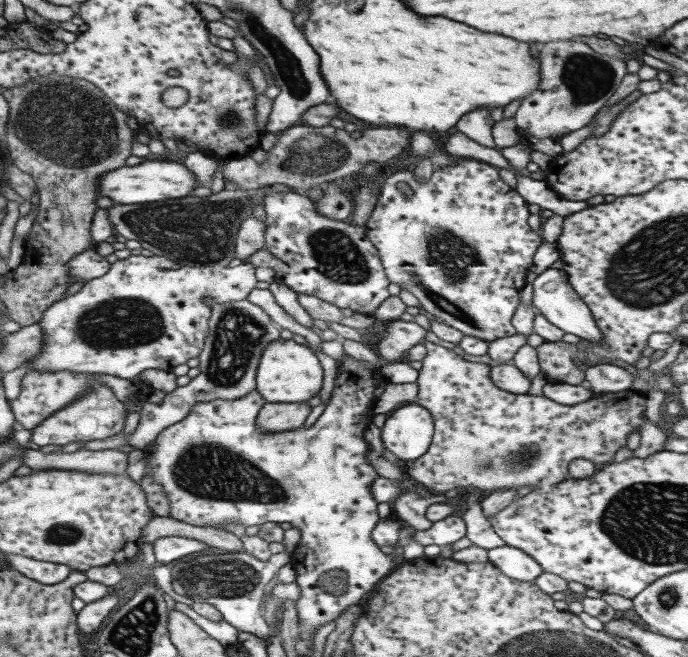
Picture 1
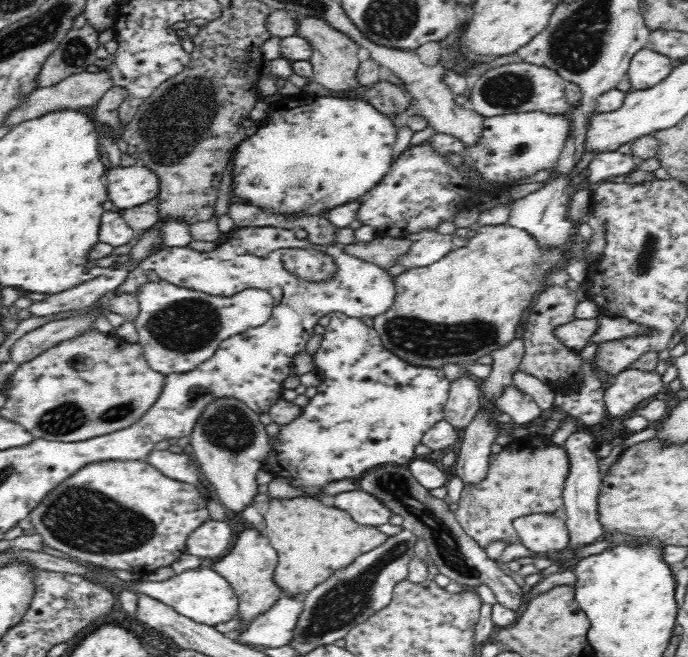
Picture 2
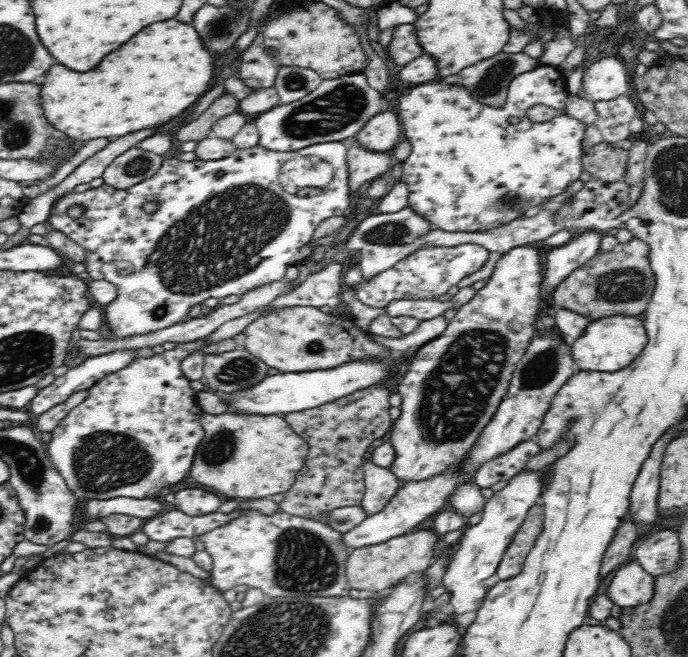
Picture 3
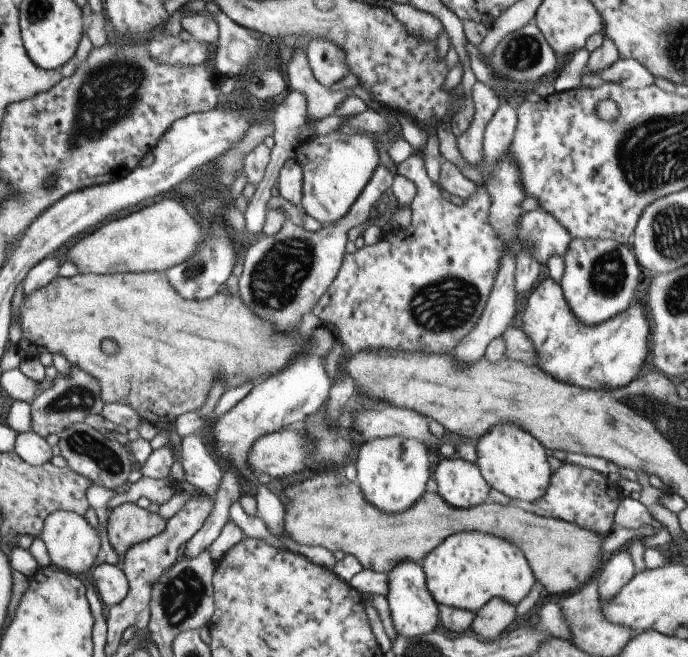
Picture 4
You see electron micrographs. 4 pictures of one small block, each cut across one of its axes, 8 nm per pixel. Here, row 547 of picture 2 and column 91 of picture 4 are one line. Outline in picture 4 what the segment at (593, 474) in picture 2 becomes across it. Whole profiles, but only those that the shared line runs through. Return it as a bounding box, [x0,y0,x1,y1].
[88,564,128,609]

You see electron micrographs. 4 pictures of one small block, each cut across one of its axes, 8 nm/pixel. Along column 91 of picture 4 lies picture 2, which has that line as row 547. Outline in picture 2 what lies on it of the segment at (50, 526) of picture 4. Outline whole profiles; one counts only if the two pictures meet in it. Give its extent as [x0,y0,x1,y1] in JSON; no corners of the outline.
[513,513,569,554]

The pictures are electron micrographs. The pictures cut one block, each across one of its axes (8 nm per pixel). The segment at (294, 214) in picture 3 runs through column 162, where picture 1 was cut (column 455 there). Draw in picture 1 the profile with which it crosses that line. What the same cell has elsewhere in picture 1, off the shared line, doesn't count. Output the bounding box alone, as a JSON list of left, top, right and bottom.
[363,159,543,344]

